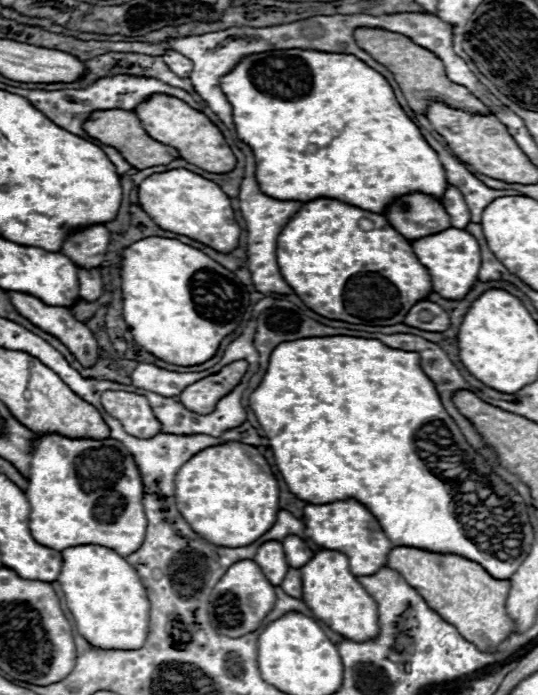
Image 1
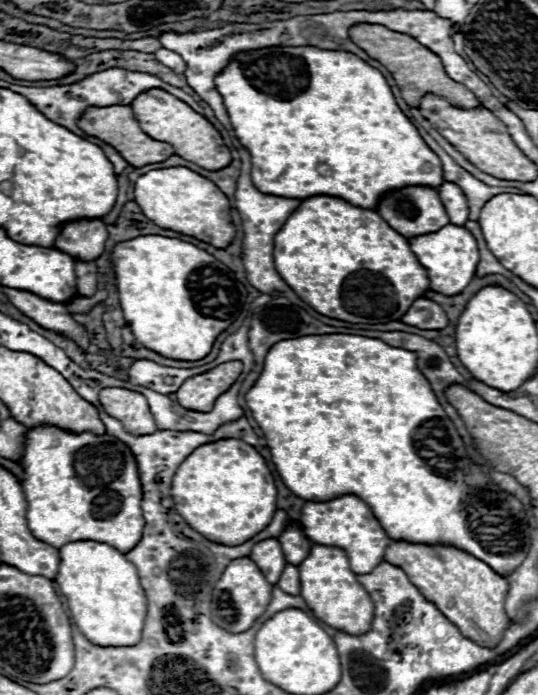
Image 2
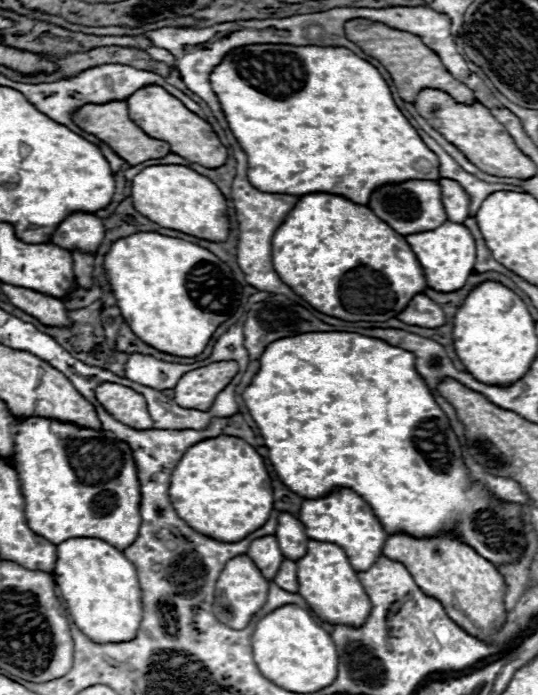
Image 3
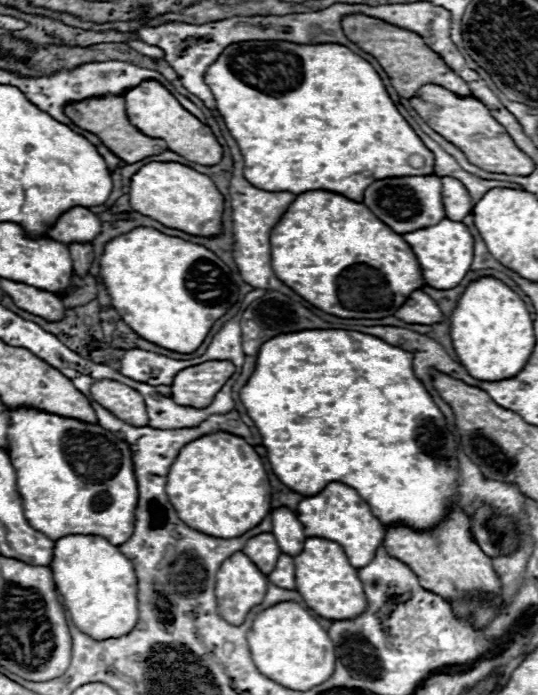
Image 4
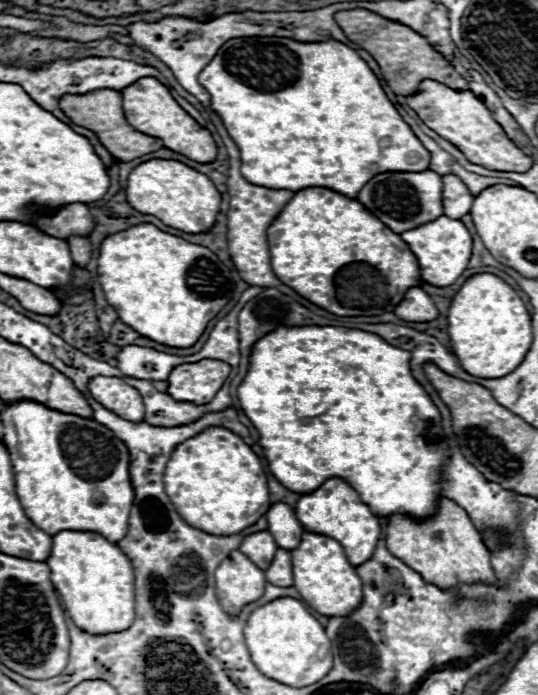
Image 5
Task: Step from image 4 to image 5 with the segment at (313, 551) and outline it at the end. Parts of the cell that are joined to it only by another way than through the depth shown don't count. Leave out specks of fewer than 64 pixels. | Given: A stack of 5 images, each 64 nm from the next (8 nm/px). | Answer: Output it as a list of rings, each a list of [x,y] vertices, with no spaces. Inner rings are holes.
[[[304,532],[300,546],[292,550],[292,572],[302,600],[324,616],[346,616],[362,604],[362,582],[356,568],[348,562],[342,546],[328,536]]]

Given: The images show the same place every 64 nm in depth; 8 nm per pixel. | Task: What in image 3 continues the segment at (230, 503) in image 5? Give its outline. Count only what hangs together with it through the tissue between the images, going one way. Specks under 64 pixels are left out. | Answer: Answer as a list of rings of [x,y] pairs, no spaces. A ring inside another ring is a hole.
[[[218,436],[194,444],[172,472],[168,488],[178,516],[220,542],[240,542],[262,528],[274,510],[272,480],[262,456],[242,438]]]

